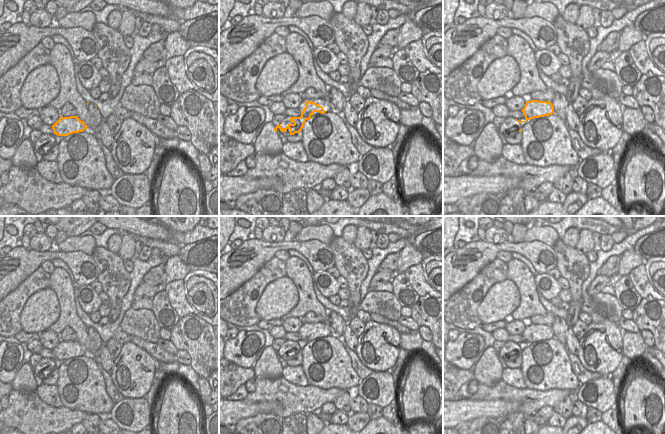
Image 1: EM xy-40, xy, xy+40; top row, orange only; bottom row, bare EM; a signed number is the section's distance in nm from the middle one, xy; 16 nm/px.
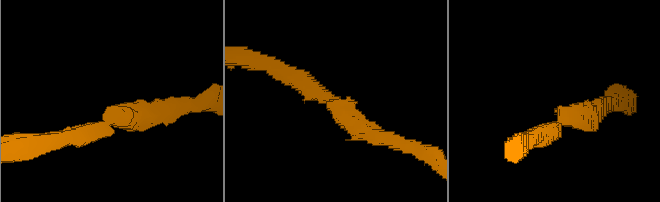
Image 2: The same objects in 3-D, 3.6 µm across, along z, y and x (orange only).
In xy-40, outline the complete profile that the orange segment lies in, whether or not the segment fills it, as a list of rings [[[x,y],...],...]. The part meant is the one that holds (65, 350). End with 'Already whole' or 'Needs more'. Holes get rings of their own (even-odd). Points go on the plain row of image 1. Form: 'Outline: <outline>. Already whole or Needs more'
Outline: [[[77,340],[60,341],[59,344],[52,349],[54,358],[58,360],[68,360],[73,357],[83,356],[87,353],[87,349]]]. Already whole

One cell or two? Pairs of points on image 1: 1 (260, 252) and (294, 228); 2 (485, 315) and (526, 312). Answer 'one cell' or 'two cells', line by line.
1: two cells
2: two cells

